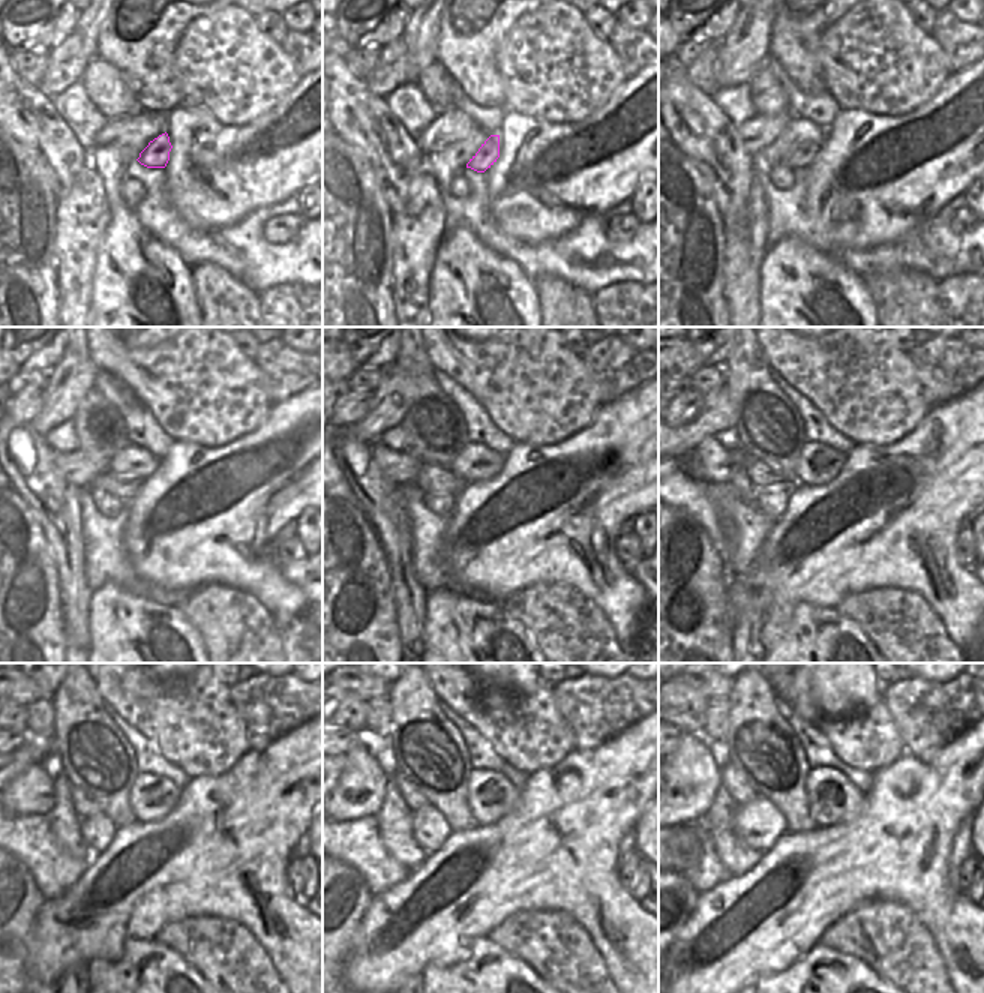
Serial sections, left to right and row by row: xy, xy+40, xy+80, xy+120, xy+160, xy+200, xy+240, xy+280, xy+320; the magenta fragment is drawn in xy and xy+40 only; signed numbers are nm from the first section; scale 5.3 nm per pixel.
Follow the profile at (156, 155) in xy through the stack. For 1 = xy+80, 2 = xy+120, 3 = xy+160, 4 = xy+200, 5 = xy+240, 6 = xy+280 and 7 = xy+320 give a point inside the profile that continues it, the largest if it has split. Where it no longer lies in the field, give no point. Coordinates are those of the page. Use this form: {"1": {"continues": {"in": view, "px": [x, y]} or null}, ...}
{"1": {"continues": {"in": "xy+80", "px": [803, 156]}}, "2": {"continues": {"in": "xy+120", "px": [125, 491]}}, "3": {"continues": {"in": "xy+160", "px": [431, 479]}}, "4": {"continues": {"in": "xy+200", "px": [761, 476]}}, "5": {"continues": {"in": "xy+240", "px": [84, 807]}}, "6": {"continues": {"in": "xy+280", "px": [413, 798]}}, "7": {"continues": {"in": "xy+320", "px": [734, 782]}}}

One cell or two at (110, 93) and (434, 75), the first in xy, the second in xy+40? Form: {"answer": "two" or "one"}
{"answer": "one"}

